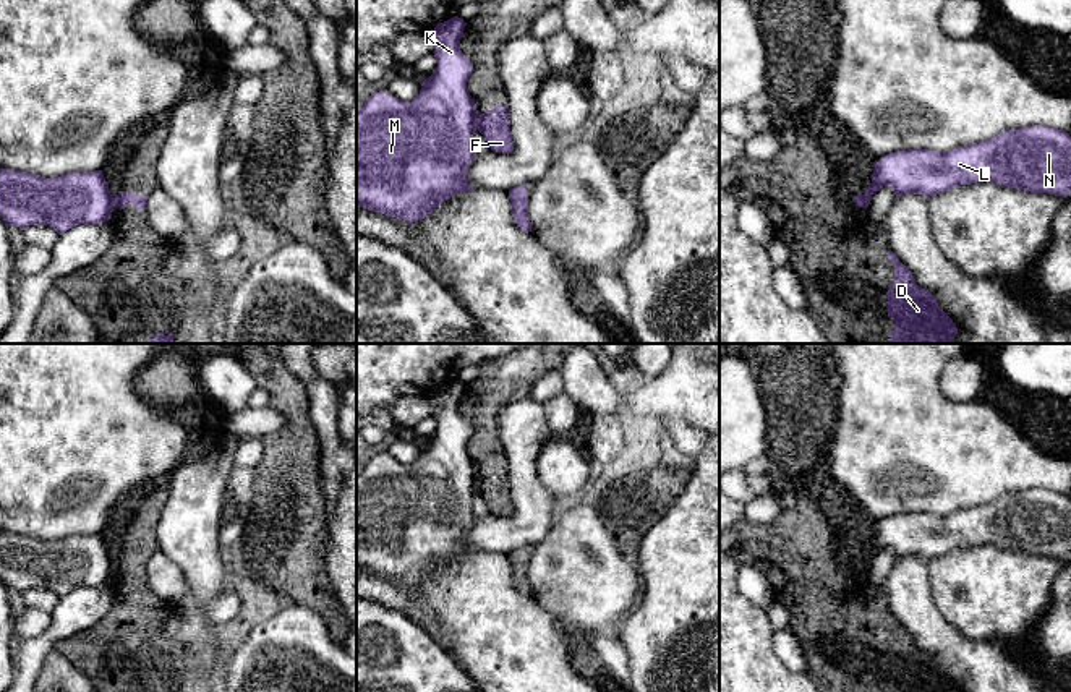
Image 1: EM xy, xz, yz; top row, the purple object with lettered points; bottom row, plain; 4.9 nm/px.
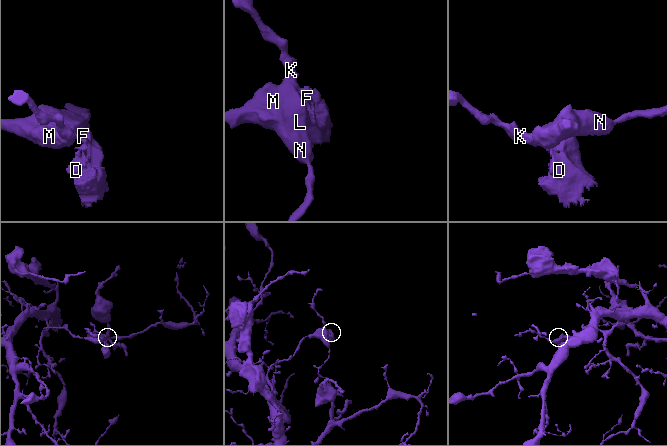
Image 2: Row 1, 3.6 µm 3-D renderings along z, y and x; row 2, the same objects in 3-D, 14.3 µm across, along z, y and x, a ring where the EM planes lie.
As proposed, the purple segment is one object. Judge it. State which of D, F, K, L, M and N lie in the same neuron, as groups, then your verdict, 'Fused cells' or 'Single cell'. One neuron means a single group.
Groups: D F / K L M N. Fused cells

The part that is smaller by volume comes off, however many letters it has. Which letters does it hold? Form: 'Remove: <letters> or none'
Remove: D, F

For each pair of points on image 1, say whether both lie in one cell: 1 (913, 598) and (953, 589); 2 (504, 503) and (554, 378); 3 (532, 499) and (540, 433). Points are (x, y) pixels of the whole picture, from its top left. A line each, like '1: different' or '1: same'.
1: different
2: different
3: same

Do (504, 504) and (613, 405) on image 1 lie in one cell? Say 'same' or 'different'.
different

